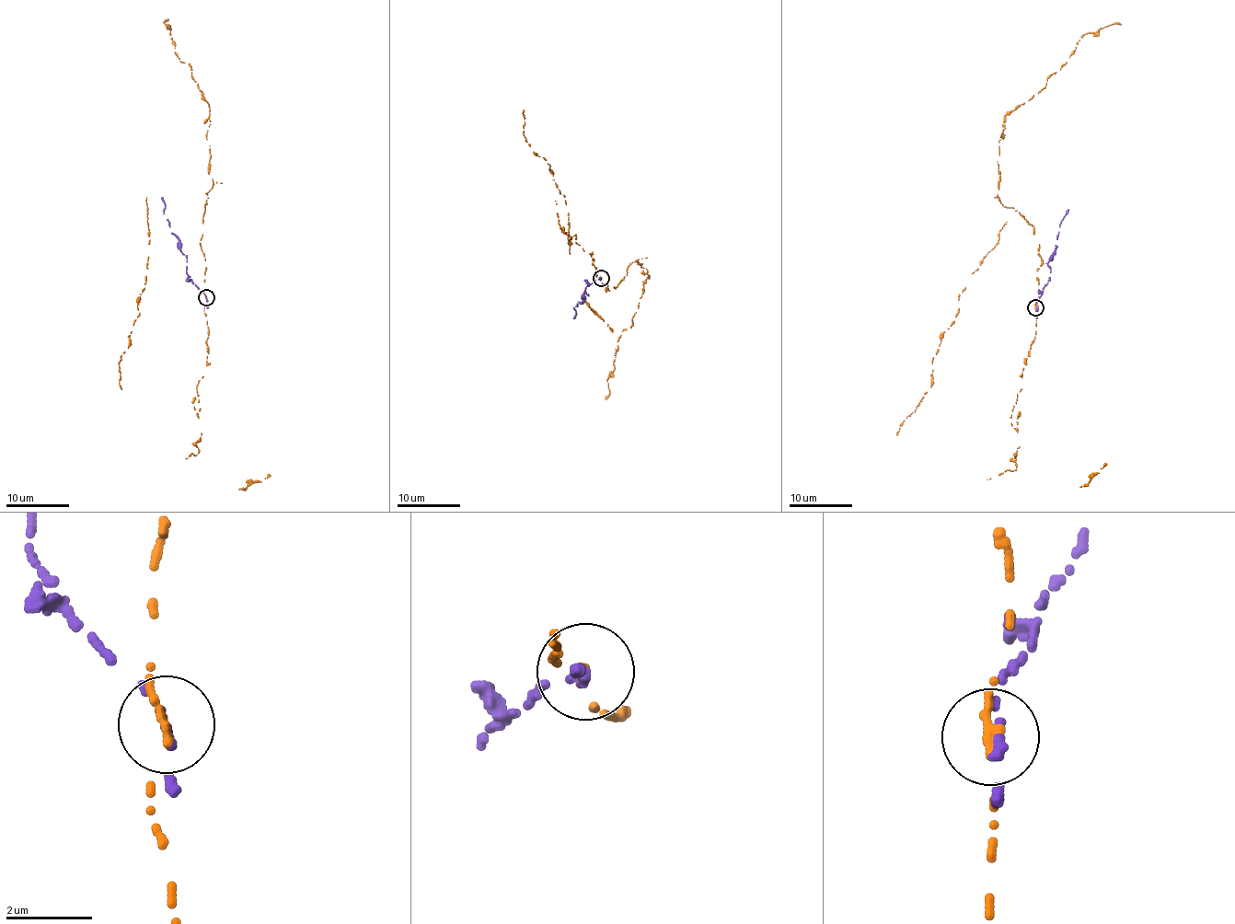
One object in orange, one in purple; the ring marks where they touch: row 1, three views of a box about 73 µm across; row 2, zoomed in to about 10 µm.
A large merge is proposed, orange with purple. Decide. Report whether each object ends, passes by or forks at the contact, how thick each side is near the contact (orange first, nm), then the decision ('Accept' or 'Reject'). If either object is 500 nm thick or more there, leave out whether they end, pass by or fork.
At the ring orange ends. At the ring purple passes by. Thickness 240 nm (orange) against 160 nm. Reject

